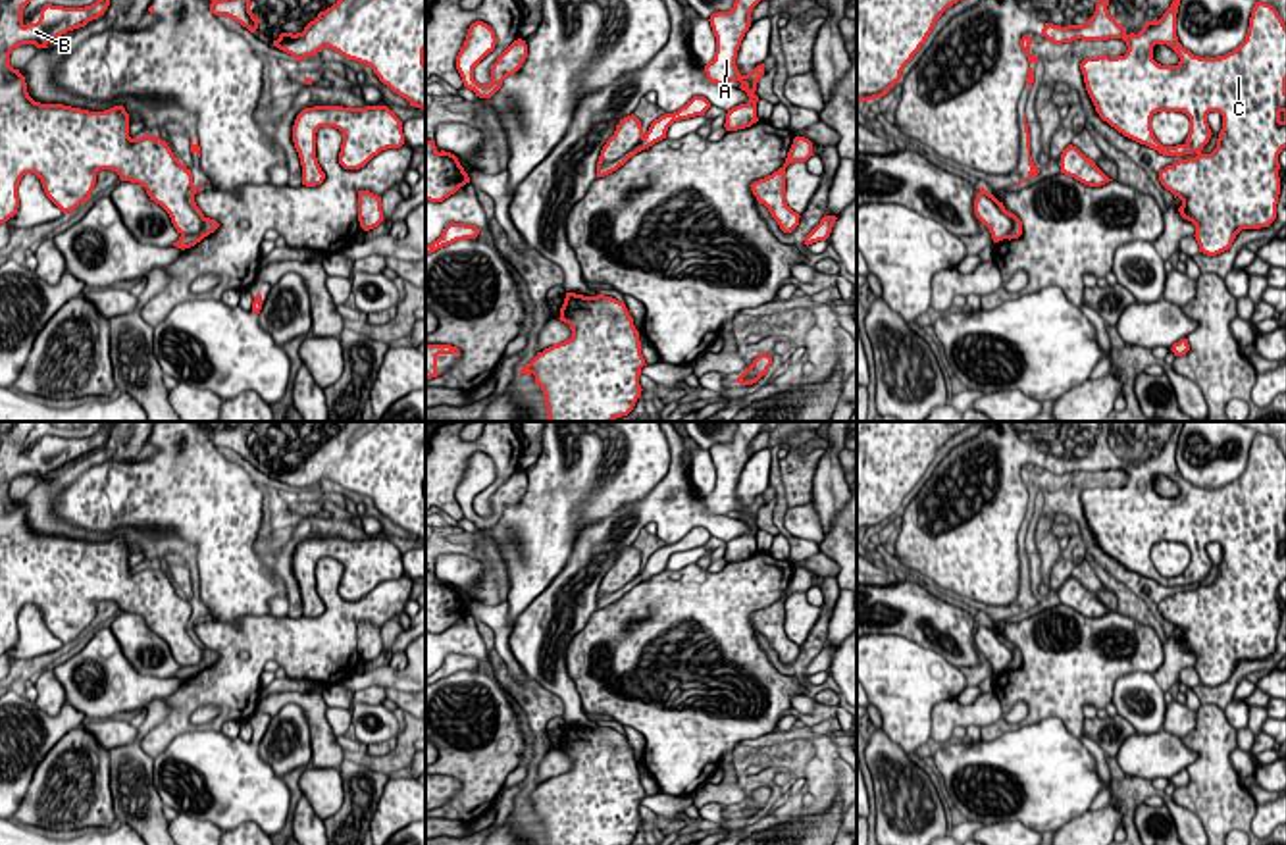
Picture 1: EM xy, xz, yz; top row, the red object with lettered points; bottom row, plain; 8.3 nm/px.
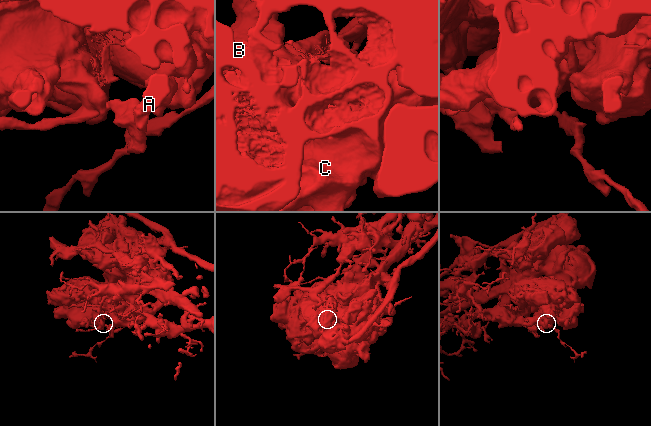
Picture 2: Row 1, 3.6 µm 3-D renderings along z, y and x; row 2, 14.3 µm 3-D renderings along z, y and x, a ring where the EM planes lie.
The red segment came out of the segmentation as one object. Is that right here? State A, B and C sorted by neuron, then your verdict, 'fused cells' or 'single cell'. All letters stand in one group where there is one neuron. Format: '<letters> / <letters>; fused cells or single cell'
A / B C; fused cells

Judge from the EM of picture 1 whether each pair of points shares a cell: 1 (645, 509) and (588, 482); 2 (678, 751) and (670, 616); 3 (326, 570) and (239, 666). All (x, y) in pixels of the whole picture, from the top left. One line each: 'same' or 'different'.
1: different
2: same
3: same

